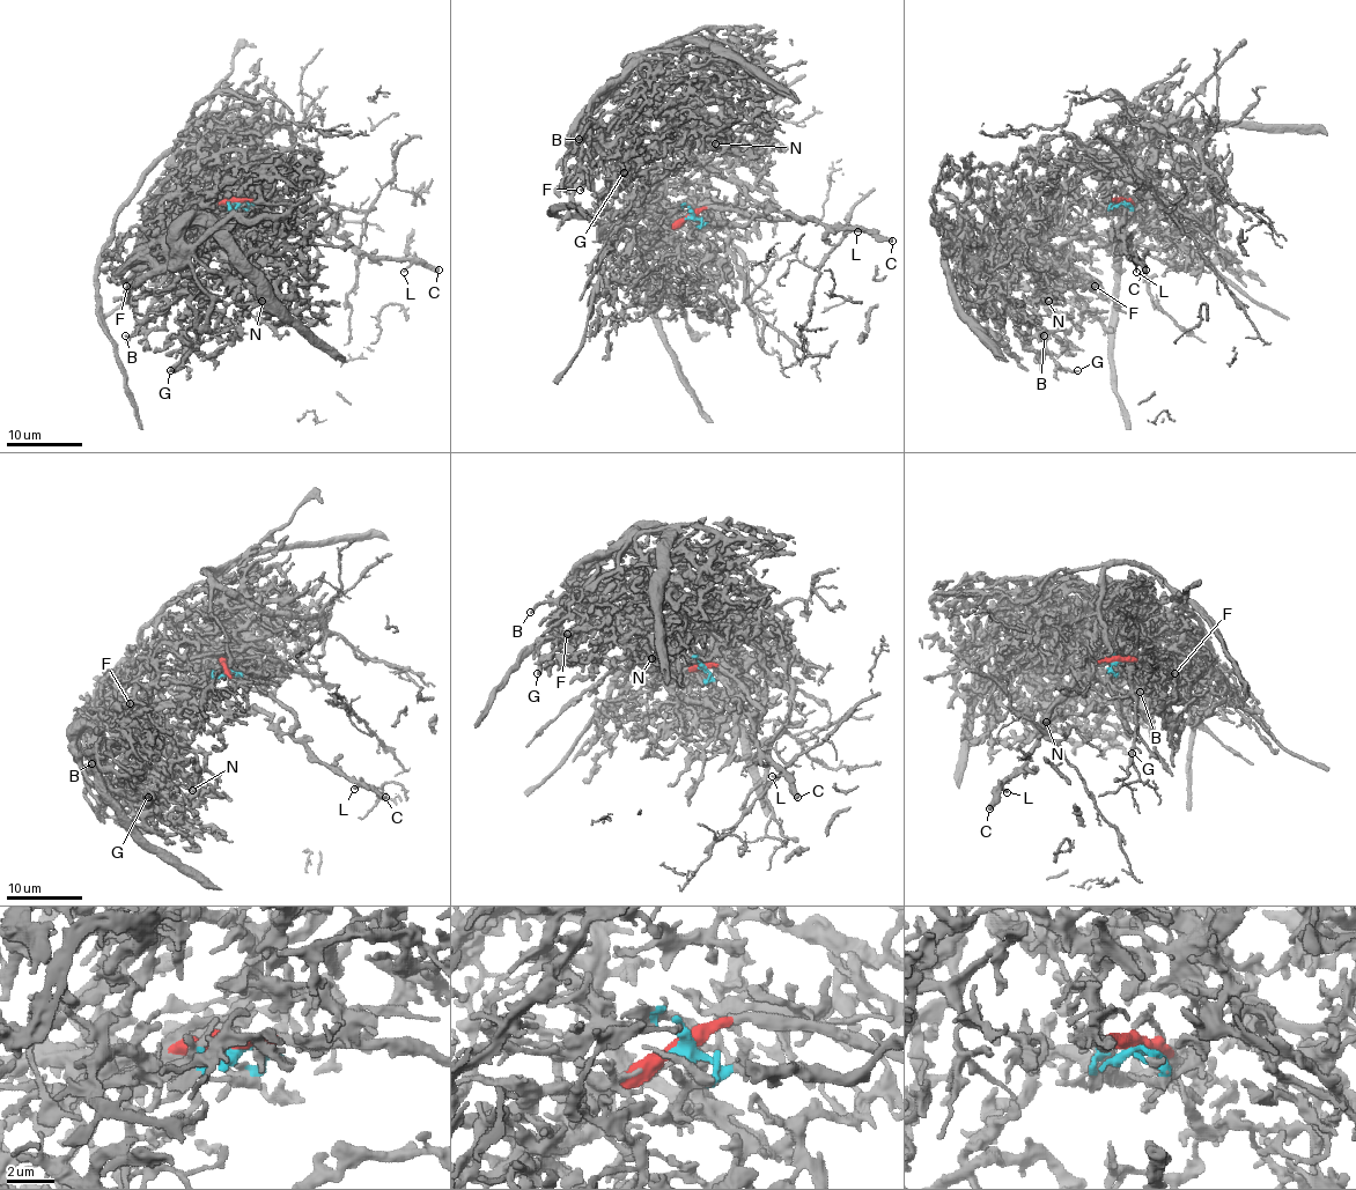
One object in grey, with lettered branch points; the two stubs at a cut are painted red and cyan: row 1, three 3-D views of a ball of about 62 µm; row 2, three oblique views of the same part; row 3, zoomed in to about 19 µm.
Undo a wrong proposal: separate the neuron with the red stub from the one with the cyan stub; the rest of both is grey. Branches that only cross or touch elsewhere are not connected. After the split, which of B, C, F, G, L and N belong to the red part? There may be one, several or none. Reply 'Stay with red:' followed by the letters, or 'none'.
Stay with red: C, L

